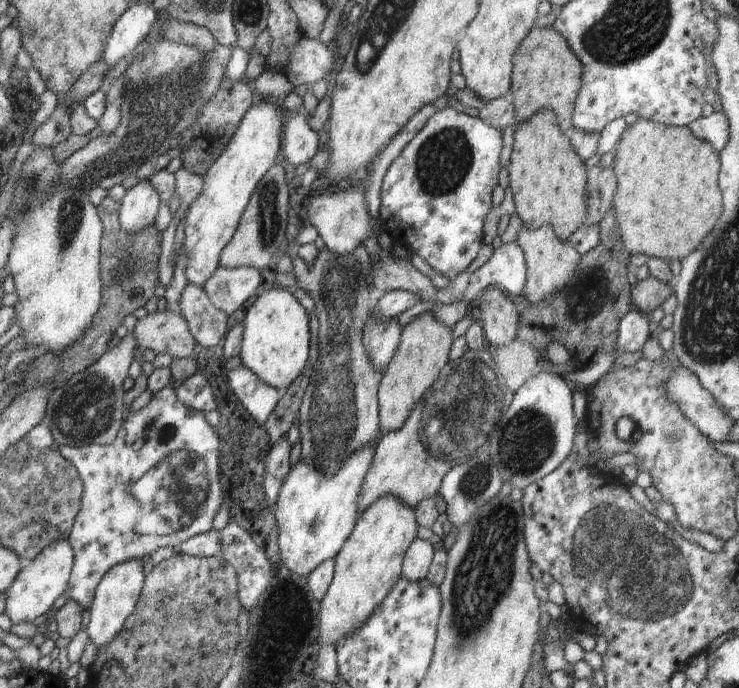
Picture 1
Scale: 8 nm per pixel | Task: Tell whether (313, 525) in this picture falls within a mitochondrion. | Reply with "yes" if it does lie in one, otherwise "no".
yes

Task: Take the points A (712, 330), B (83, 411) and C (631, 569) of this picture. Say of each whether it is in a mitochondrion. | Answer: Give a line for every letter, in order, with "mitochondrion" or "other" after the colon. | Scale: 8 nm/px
A: mitochondrion
B: mitochondrion
C: mitochondrion

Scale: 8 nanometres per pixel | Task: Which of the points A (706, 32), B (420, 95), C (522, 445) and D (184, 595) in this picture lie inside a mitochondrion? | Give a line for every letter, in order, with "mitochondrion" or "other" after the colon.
A: other
B: other
C: mitochondrion
D: other

